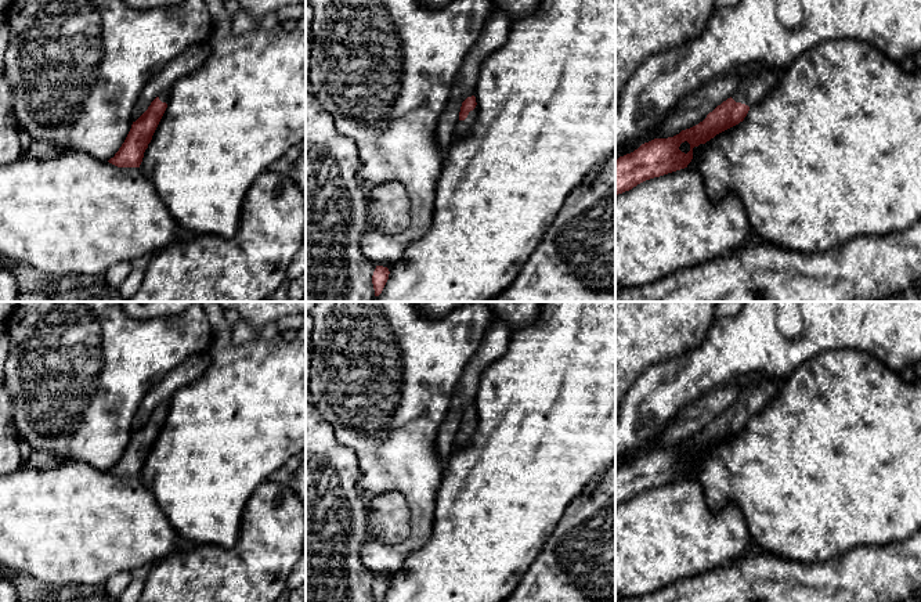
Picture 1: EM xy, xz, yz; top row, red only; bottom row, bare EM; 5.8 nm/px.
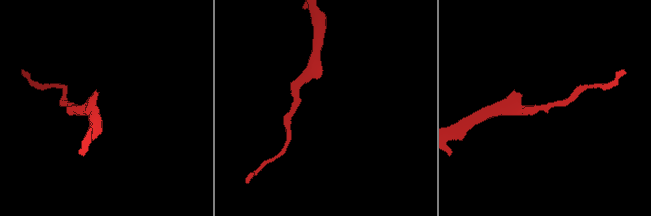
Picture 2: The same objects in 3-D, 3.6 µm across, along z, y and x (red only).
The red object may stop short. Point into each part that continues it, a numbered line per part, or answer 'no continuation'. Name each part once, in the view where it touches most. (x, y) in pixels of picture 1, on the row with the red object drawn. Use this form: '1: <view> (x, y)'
1: xz (462, 128)

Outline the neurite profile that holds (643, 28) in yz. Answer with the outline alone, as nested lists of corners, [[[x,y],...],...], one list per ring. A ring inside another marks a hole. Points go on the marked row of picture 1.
[[[615,0],[615,107],[621,91],[649,57],[697,37],[715,10],[715,0]]]

